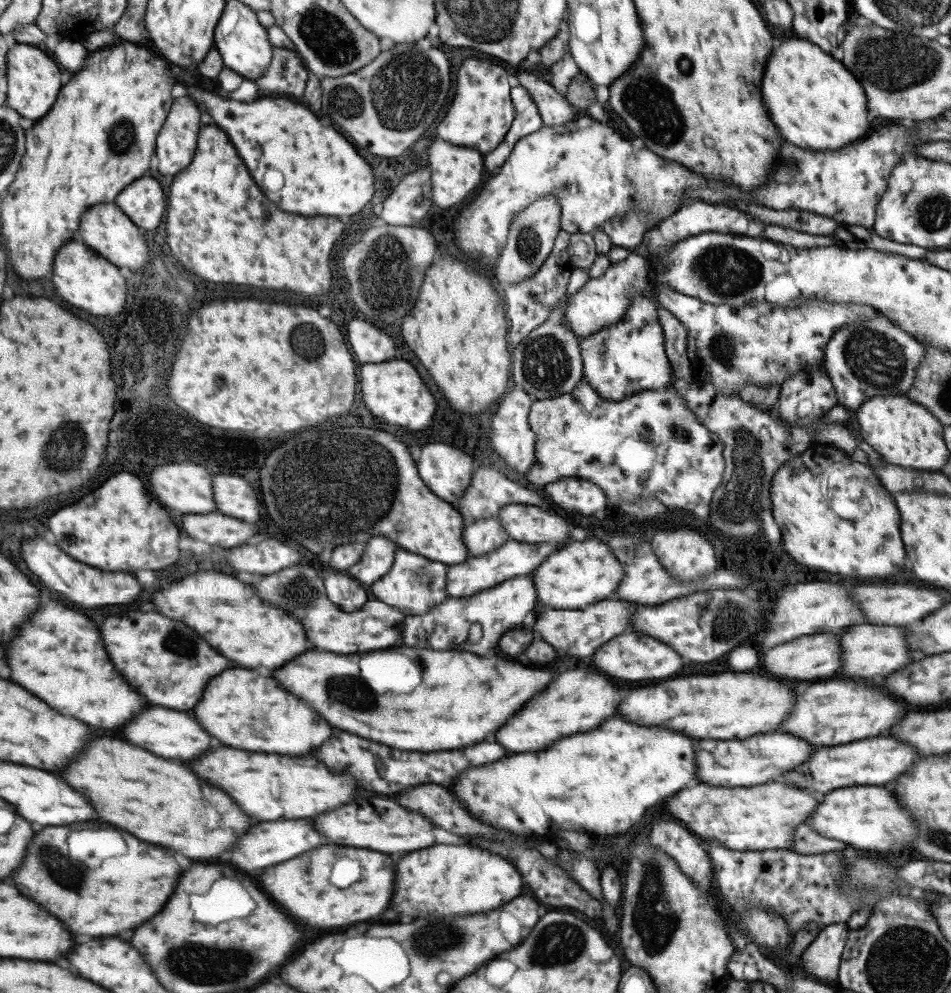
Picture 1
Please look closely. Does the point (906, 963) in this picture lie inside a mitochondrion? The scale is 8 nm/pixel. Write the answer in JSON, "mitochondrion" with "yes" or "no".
{"mitochondrion":"yes"}

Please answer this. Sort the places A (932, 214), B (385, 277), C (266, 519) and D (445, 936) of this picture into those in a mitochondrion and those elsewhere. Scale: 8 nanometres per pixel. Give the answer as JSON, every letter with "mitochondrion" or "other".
{"A":"mitochondrion","B":"mitochondrion","C":"other","D":"mitochondrion"}

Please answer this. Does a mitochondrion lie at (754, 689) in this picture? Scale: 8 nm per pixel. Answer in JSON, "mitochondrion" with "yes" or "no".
{"mitochondrion":"no"}

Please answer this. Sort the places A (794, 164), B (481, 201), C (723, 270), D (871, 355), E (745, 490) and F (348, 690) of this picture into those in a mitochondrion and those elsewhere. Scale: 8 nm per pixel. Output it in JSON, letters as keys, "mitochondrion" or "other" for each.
{"A":"mitochondrion","B":"other","C":"mitochondrion","D":"mitochondrion","E":"mitochondrion","F":"mitochondrion"}

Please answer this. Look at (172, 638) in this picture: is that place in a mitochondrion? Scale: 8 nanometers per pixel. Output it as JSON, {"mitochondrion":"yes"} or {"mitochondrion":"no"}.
{"mitochondrion":"yes"}

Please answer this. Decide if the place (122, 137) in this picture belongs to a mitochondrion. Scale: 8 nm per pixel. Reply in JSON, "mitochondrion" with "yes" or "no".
{"mitochondrion":"yes"}

